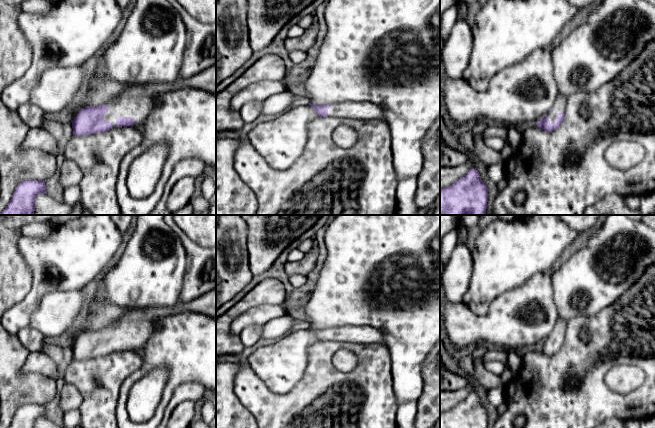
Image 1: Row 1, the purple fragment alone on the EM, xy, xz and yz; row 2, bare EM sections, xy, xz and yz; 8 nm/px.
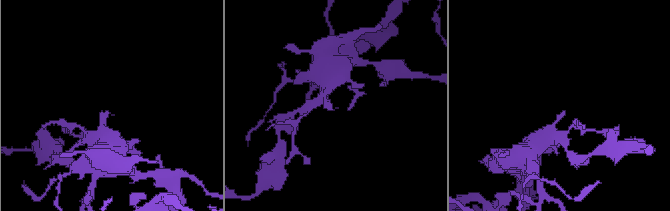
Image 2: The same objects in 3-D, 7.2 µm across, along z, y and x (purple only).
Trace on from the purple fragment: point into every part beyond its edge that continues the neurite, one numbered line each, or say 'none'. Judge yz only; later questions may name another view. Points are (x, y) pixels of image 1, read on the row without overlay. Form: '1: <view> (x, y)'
1: yz (559, 330)

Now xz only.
1: xz (352, 334)

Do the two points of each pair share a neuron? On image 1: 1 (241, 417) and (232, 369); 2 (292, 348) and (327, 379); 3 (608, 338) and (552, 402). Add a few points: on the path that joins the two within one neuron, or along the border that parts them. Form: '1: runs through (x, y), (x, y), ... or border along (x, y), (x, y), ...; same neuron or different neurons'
1: runs through (229, 405), (228, 381); same neuron
2: border along (319, 341), (309, 348), (308, 365), (297, 383); different neurons
3: runs through (592, 354), (564, 380), (563, 386); same neuron

